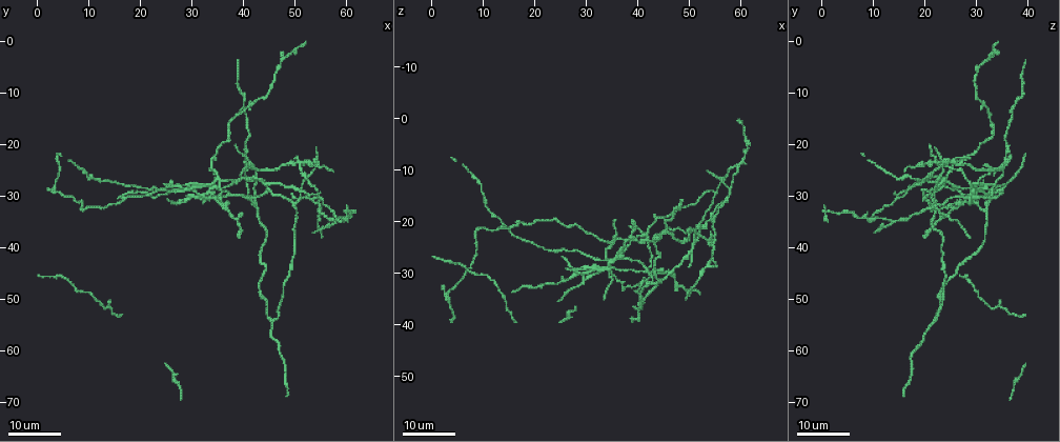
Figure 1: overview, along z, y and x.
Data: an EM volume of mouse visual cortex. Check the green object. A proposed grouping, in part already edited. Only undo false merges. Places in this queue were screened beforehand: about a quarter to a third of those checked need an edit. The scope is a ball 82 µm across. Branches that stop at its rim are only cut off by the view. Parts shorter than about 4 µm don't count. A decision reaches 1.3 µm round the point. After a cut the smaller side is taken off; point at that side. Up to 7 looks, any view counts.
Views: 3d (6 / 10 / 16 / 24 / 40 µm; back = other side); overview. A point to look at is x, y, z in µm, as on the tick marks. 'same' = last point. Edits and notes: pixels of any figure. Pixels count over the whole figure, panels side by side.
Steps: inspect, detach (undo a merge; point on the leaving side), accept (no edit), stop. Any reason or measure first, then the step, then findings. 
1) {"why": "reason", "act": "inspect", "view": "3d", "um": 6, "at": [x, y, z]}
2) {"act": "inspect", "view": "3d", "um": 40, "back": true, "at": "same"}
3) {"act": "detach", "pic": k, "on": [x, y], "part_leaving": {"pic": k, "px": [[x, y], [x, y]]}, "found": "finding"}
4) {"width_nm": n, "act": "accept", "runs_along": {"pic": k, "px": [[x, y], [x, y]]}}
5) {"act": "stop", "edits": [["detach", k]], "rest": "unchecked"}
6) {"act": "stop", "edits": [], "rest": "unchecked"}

{"why": "calibre changes", "act": "inspect", "view": "3d", "um": 16, "at": [16.0, 53.0, 39.0]}

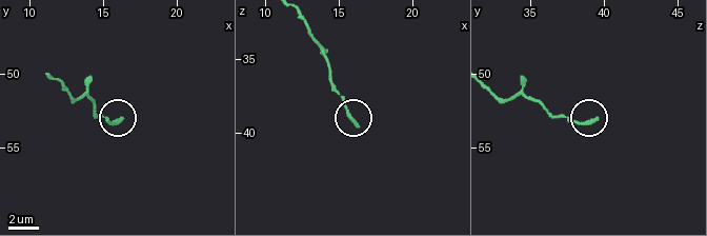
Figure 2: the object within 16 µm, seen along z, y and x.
{"act": "inspect", "view": "3d", "um": 6, "at": [16.0, 53.4, 39.2]}

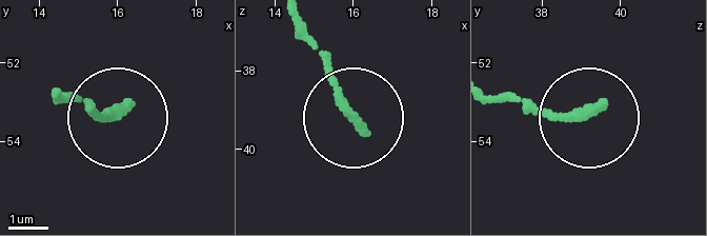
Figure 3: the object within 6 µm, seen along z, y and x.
{"act": "accept", "runs_along": {"pic": 3, "px": [[60, 92], [91, 112], [114, 112]]}, "found": "one neuron here"}

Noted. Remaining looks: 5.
{"why": "a fork", "act": "inspect", "view": "3d", "um": 16, "at": [45.5, 54.5, 22.0]}

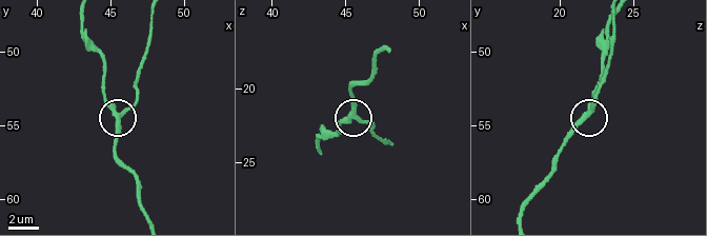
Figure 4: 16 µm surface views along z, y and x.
{"act": "inspect", "view": "3d", "um": 6, "at": [45.8, 54.4, 22.0]}

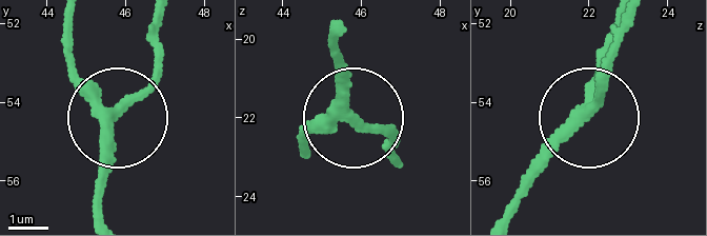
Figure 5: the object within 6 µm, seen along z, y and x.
{"width_nm": 270, "act": "accept", "runs_along": {"pic": 5, "px": [[631, 22], [601, 96], [518, 190]]}, "found": "continuous, no second neuron"}

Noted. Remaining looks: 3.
{"why": "four or more arms meet", "act": "inspect", "view": "3d", "um": 16, "at": [35.0, 27.0, 24.0]}

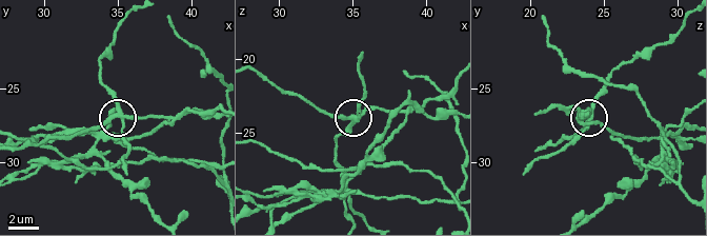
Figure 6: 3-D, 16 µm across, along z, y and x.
{"why": "zoom in", "act": "inspect", "view": "3d", "um": 6, "at": [35.0, 26.6, 24.2]}

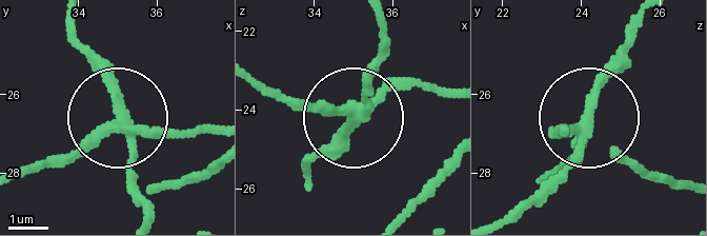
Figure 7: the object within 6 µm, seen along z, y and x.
{"arms": 4, "act": "detach", "pic": 7, "on": [102, 76], "part_leaving": {"pic": 7, "px": [[125, 125], [119, 89], [78, 38], [75, 18]]}, "found": "two neurons meet here"}

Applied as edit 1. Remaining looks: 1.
{"act": "stop", "edits": [["detach", 7]], "rest": "unchecked"}

